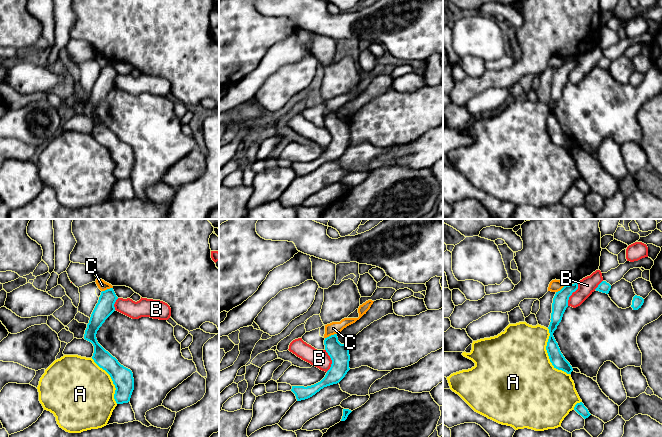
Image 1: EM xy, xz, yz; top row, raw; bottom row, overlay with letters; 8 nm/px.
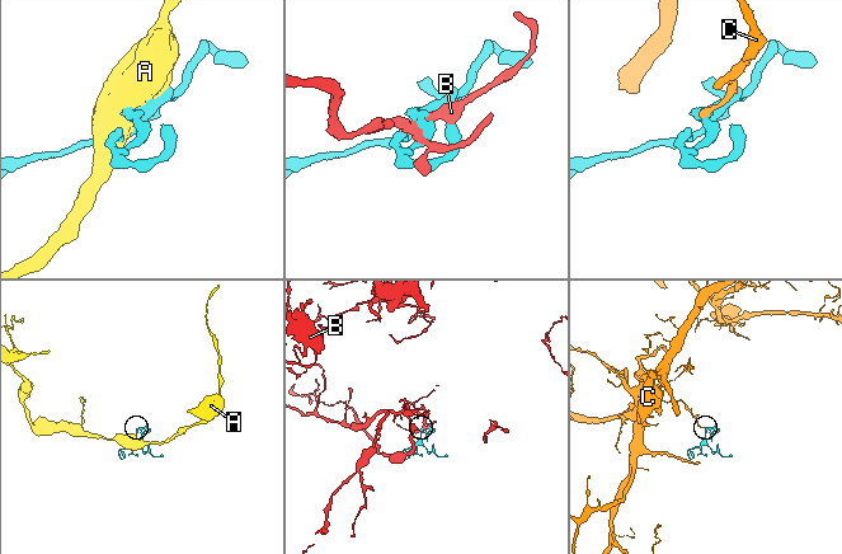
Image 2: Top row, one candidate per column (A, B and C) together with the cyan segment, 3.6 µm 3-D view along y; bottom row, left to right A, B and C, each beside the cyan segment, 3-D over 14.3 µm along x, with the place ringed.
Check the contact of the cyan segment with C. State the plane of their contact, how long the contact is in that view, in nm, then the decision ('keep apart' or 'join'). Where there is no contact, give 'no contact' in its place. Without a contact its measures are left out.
meets cyan in xz; contact 100 nm long; keep apart

